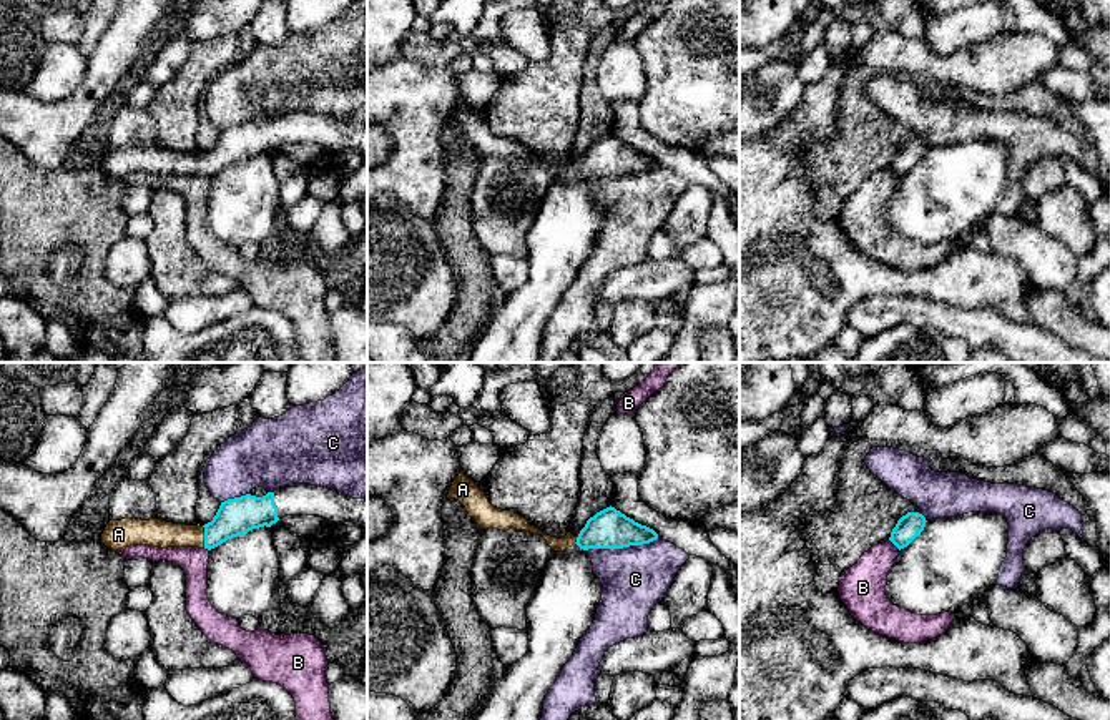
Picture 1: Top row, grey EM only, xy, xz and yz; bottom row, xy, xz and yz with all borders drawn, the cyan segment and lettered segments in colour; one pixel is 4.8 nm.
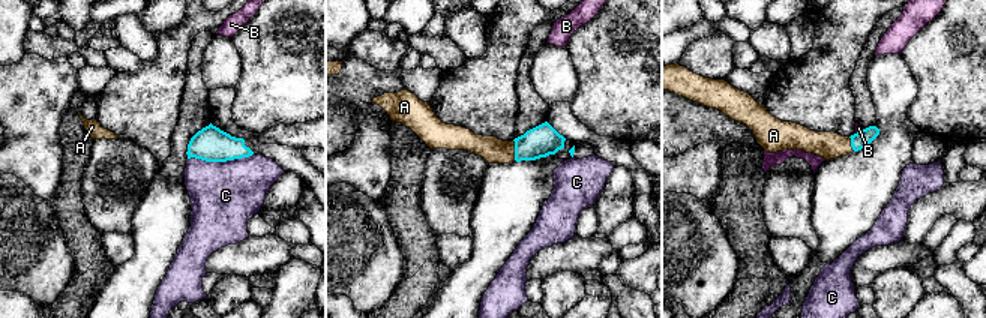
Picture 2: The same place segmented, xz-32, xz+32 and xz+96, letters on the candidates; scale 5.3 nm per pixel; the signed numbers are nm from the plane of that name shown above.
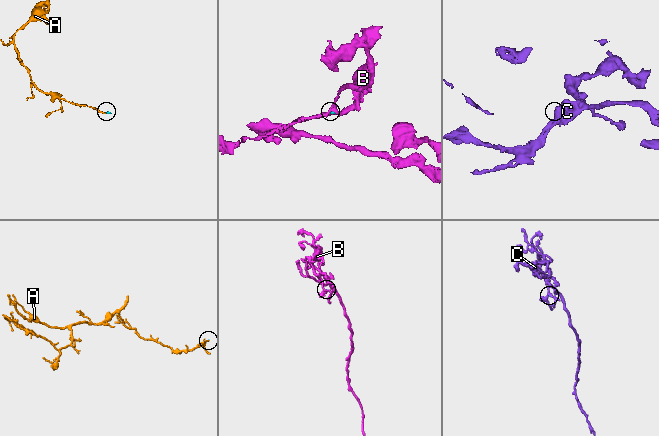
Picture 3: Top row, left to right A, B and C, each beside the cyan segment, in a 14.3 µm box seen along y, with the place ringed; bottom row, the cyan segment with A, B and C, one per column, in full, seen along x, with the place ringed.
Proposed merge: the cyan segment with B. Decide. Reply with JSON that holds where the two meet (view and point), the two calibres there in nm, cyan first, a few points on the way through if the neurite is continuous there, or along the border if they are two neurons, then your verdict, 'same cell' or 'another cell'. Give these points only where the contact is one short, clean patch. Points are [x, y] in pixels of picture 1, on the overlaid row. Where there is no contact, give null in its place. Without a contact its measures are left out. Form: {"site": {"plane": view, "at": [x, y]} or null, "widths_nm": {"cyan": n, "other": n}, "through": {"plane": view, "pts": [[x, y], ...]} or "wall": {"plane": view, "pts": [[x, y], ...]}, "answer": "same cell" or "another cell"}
{"site": {"plane": "yz", "at": [894, 544]}, "widths_nm": {"cyan": 120, "other": 200}, "wall": {"plane": "yz", "pts": [[889, 539], [899, 549]]}, "answer": "another cell"}

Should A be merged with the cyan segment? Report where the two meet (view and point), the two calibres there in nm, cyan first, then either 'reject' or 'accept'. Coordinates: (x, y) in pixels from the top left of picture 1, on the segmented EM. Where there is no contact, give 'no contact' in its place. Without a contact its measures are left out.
xy (205, 536) | 180/140 nm | accept

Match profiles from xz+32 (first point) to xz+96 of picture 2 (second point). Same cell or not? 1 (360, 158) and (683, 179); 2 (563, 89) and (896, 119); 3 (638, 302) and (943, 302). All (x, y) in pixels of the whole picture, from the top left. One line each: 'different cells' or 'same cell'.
1: same cell
2: same cell
3: different cells

